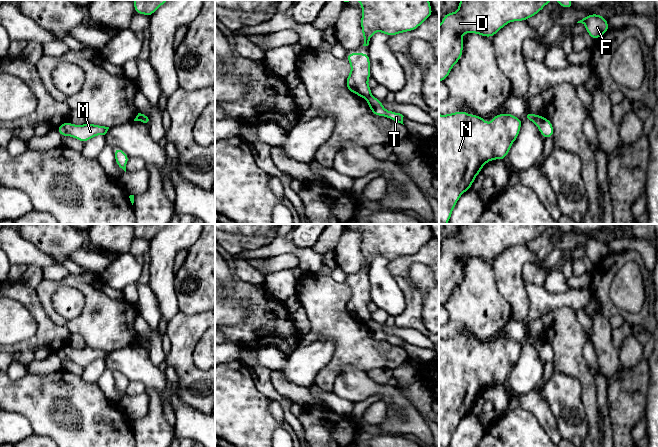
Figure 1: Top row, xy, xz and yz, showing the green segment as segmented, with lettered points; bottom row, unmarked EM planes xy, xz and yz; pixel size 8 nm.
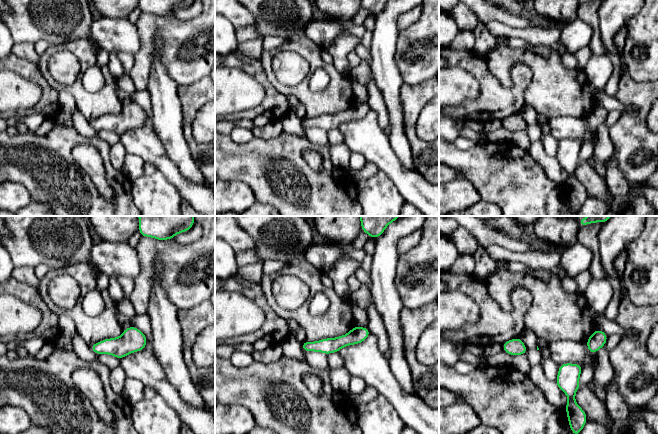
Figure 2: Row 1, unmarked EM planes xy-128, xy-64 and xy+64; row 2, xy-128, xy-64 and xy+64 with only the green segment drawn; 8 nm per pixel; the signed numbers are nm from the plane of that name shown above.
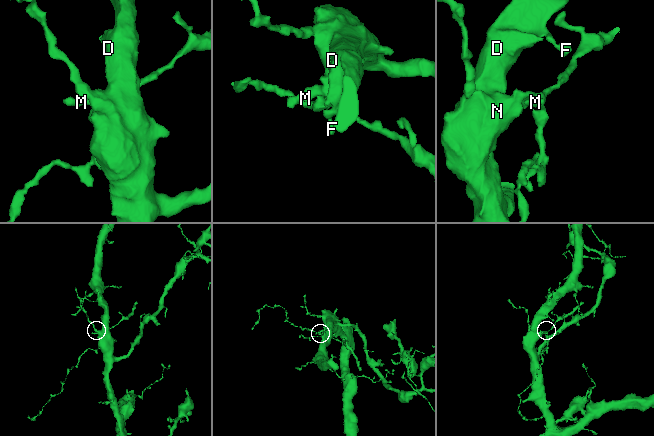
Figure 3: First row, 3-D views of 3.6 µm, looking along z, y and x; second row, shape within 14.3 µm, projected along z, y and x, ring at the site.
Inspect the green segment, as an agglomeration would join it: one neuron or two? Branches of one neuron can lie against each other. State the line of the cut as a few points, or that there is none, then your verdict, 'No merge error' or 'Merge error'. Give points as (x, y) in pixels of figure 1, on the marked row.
Split along xy (145, 115), (141, 121). Merge error

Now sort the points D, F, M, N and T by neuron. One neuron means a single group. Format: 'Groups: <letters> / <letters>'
Groups: D F M N / T

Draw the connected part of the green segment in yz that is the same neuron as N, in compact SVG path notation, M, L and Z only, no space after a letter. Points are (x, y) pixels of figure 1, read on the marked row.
M465 111L439 114L439 224L447 224L459 198L471 188L486 163L493 159L503 161L508 156L513 142L518 138L521 124L521 119L510 113L494 115L491 124L487 124L484 117L471 115Z

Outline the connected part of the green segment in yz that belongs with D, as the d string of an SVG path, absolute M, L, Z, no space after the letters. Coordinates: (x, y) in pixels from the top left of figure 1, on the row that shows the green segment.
M460 0L458 11L447 12L439 26L439 83L461 59L462 36L470 32L492 37L506 24L525 21L552 0Z

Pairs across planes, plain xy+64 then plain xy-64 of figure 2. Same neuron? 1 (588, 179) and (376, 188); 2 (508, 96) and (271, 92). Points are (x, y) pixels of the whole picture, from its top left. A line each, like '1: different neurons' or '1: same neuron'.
1: different neurons
2: same neuron

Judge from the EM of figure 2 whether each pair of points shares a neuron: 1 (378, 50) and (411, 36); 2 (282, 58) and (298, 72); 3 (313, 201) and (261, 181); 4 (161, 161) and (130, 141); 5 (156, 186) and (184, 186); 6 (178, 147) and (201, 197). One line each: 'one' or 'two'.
1: two
2: one
3: one
4: one
5: two
6: two

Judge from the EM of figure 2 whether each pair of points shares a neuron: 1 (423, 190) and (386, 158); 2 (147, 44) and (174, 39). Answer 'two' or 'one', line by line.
1: one
2: one

